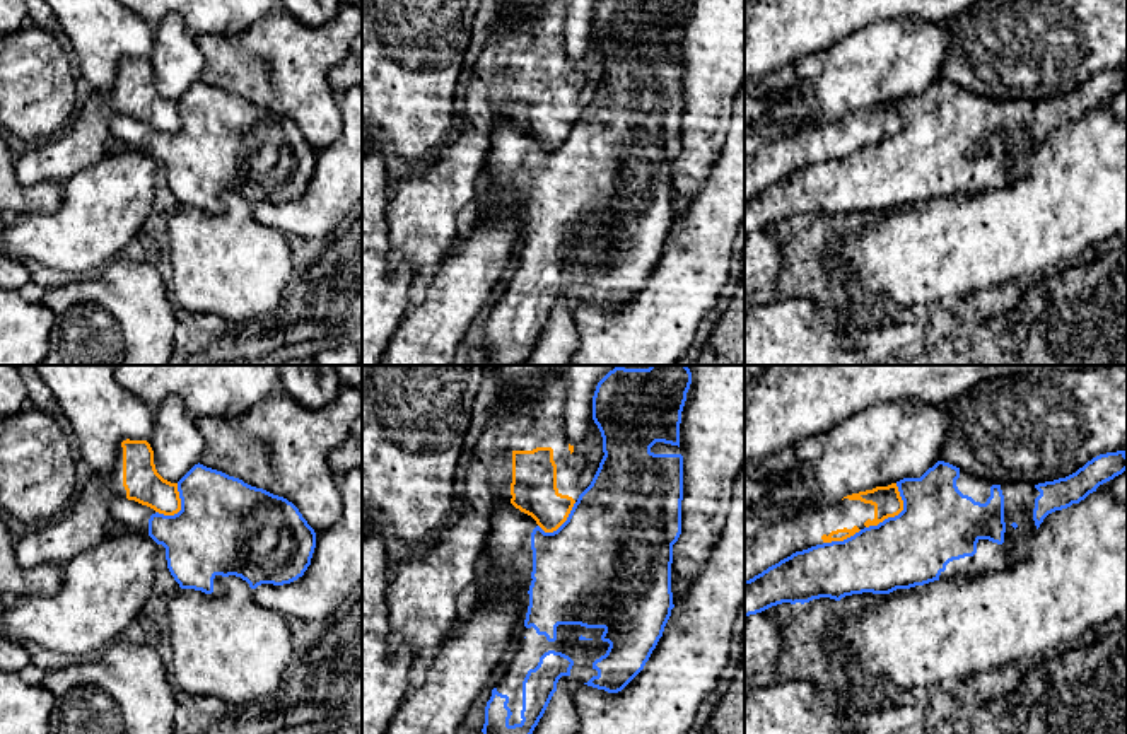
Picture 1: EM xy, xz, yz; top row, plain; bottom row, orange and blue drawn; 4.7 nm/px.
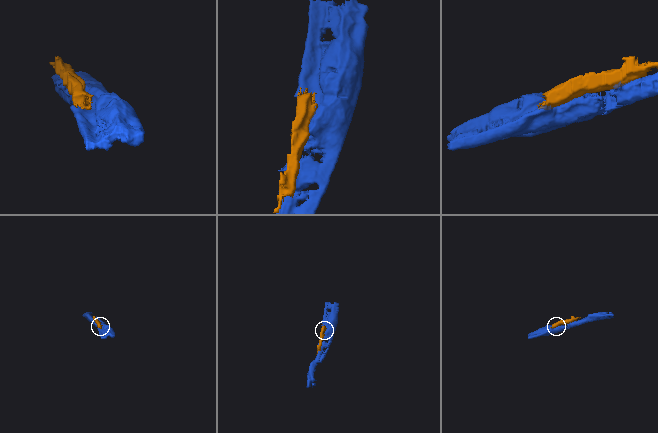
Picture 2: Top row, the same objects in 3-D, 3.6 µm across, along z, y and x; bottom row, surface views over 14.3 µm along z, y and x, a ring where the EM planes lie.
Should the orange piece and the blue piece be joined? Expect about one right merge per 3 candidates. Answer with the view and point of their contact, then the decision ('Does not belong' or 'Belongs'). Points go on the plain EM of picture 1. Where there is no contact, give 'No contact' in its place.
Touches orange at yz (897, 132). Does not belong

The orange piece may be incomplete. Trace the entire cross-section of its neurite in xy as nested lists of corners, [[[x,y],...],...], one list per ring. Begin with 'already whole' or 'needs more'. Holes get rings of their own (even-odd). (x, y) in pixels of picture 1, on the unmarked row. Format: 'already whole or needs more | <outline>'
needs more | [[[123,58],[114,87],[102,101],[109,114],[135,118],[164,133],[181,128],[178,101],[157,90],[154,68],[147,58]]]

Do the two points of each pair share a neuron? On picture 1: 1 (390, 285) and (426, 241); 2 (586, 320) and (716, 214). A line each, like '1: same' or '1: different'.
1: different
2: same

